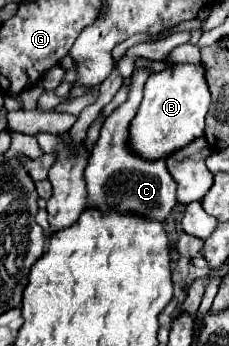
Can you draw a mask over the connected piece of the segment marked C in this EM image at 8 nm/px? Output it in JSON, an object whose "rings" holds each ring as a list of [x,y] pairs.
{"rings":[[[134,67],[128,99],[116,107],[110,117],[104,121],[100,137],[92,149],[88,167],[84,171],[86,185],[88,185],[88,205],[98,207],[102,211],[118,209],[118,211],[136,211],[150,219],[166,219],[172,207],[176,205],[176,183],[166,167],[166,159],[154,159],[148,161],[142,155],[138,155],[130,147],[130,121],[134,119],[140,103],[142,103],[142,91],[146,79],[152,75],[150,67]]]}

